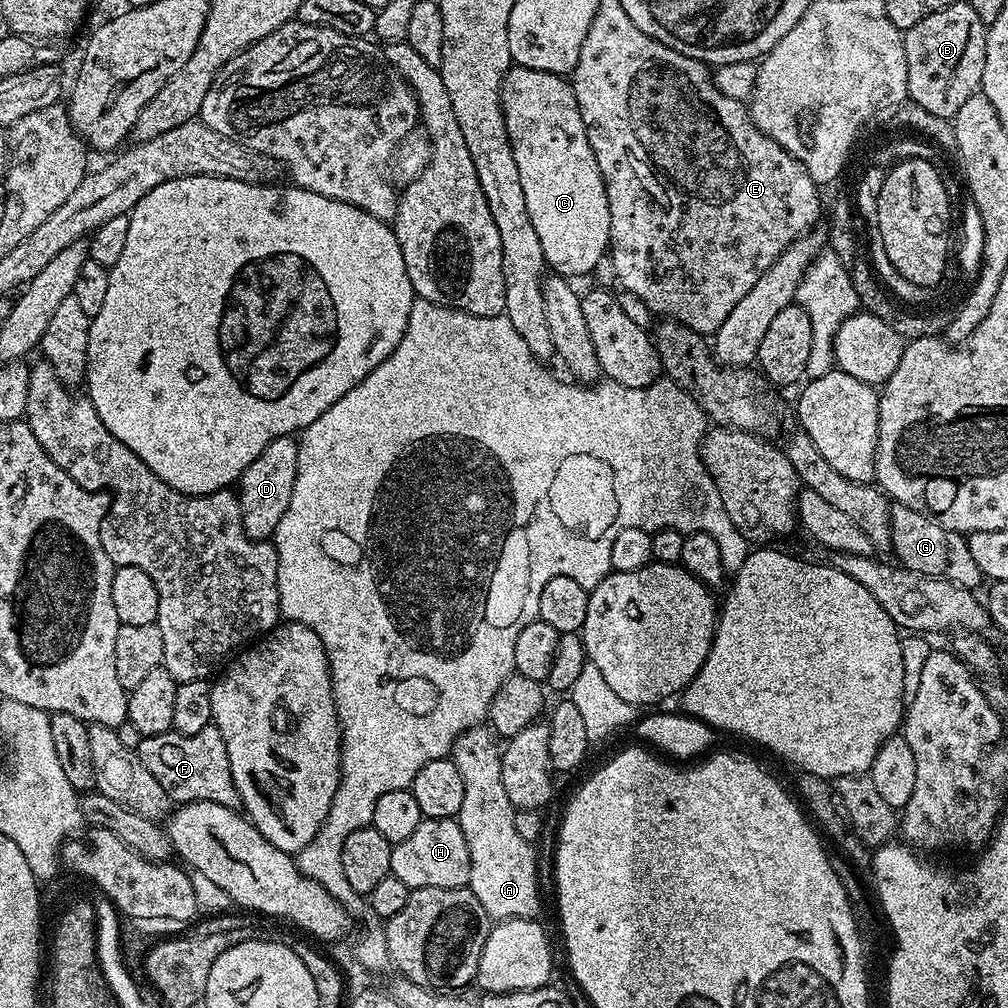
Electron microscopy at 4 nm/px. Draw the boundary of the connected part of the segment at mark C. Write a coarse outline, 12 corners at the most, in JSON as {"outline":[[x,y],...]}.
{"outline":[[571,83],[500,101],[545,265],[595,273],[610,206]]}

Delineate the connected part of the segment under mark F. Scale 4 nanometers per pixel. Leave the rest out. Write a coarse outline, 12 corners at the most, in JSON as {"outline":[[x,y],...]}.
{"outline":[[215,726],[134,751],[169,801],[241,807]]}

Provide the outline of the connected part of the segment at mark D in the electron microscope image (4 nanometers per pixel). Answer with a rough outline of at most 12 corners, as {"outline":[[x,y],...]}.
{"outline":[[279,436],[238,481],[251,540],[275,537],[298,474],[298,440]]}

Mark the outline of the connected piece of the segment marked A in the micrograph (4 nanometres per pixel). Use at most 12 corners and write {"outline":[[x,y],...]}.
{"outline":[[487,727],[450,759],[468,887],[493,921],[540,908],[538,852],[514,827],[502,748]]}

